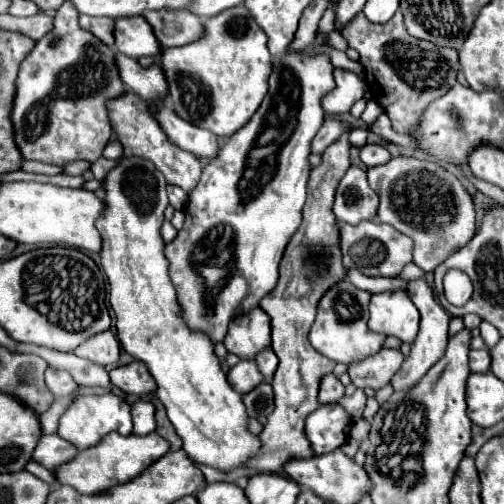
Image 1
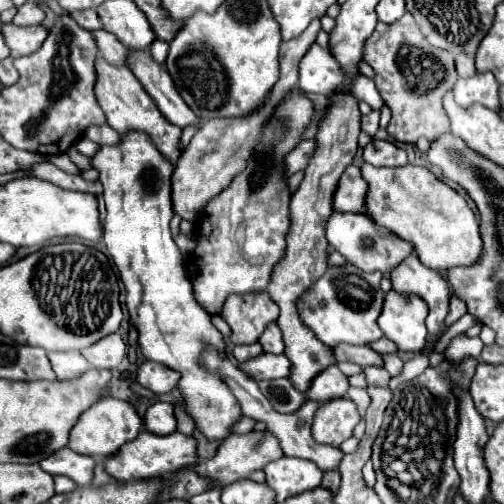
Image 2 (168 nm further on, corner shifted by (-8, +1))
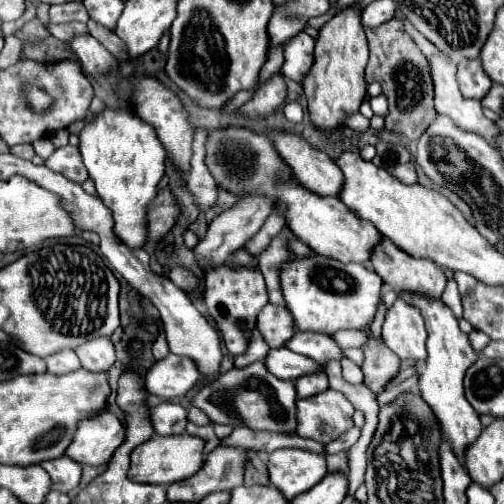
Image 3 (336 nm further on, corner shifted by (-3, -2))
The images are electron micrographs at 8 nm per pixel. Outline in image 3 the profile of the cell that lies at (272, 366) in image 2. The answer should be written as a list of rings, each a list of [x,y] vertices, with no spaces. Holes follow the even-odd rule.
[[[287,347],[271,349],[269,355],[267,355],[267,359],[265,359],[265,365],[267,365],[267,369],[275,377],[289,379],[289,381],[295,381],[297,377],[309,375],[309,373],[321,373],[321,371],[325,371],[323,365],[315,363],[313,359],[309,359],[305,355],[293,353]]]

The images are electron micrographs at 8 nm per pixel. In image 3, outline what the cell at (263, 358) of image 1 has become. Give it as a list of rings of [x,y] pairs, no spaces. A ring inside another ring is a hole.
[[[267,303],[261,313],[257,315],[257,325],[263,337],[267,339],[269,347],[279,349],[283,343],[295,335],[295,319],[287,307],[279,307],[273,303]]]

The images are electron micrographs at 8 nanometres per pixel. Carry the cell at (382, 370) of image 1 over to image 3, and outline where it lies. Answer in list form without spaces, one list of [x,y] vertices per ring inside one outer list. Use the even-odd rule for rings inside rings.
[[[297,331],[287,343],[285,343],[287,349],[295,351],[295,353],[301,353],[301,355],[307,355],[311,359],[315,359],[317,363],[327,363],[331,359],[343,359],[343,353],[341,353],[341,347],[327,335],[321,335],[321,333],[301,333]]]

